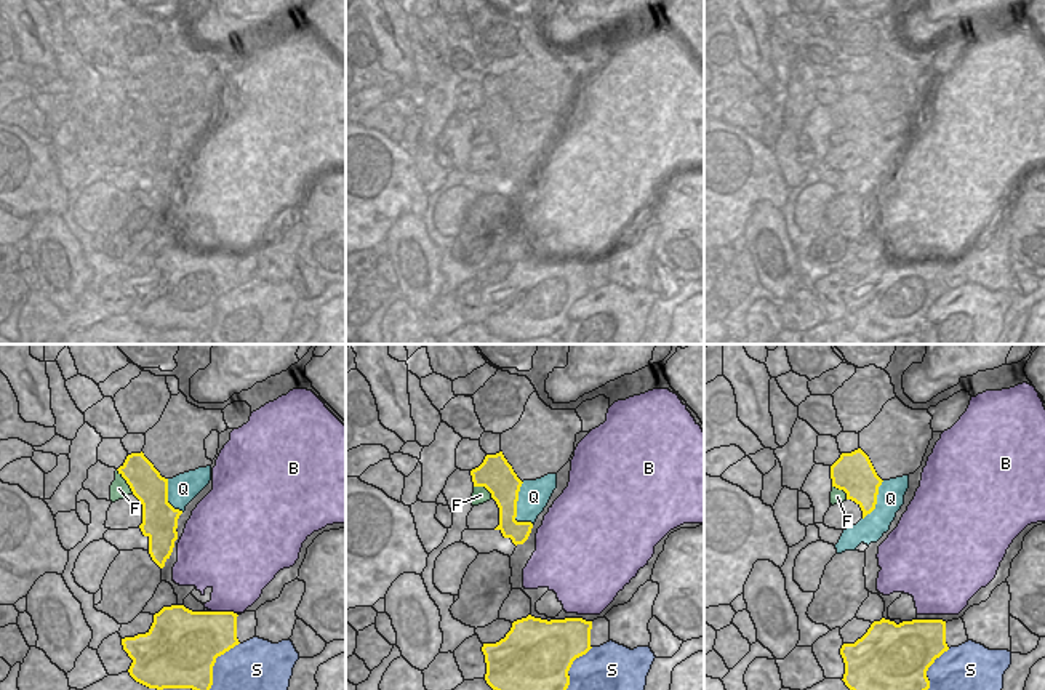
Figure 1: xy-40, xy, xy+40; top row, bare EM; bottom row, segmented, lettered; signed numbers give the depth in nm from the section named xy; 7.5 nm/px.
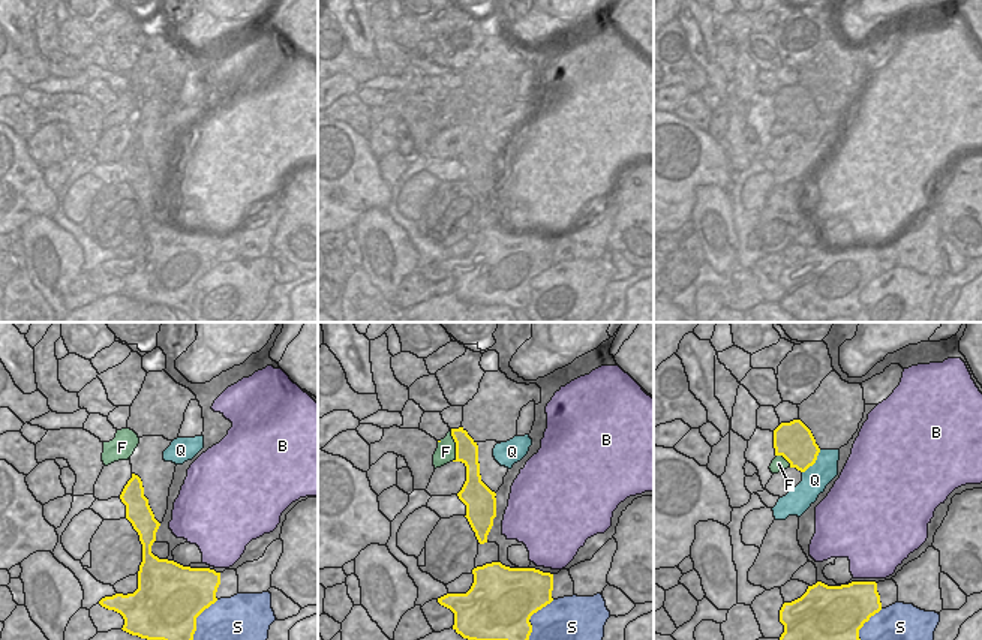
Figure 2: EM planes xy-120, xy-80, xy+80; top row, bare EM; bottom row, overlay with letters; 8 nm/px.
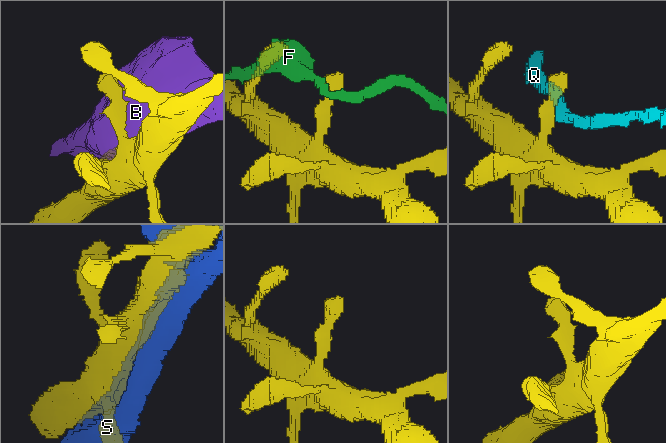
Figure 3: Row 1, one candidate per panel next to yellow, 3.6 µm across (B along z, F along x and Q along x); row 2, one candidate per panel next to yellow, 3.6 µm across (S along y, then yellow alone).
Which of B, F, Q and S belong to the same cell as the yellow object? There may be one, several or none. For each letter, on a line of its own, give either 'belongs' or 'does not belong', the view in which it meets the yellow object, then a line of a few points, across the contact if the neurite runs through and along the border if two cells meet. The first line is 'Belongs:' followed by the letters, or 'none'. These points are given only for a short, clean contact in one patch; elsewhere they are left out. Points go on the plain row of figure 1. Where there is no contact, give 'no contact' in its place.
Belongs: none
B: does not belong; contact in xy-40
F: does not belong; contact in xy-40; line xy-40 (117, 111), (133, 133)
Q: does not belong; contact in xy
S: does not belong; contact in xy-40

